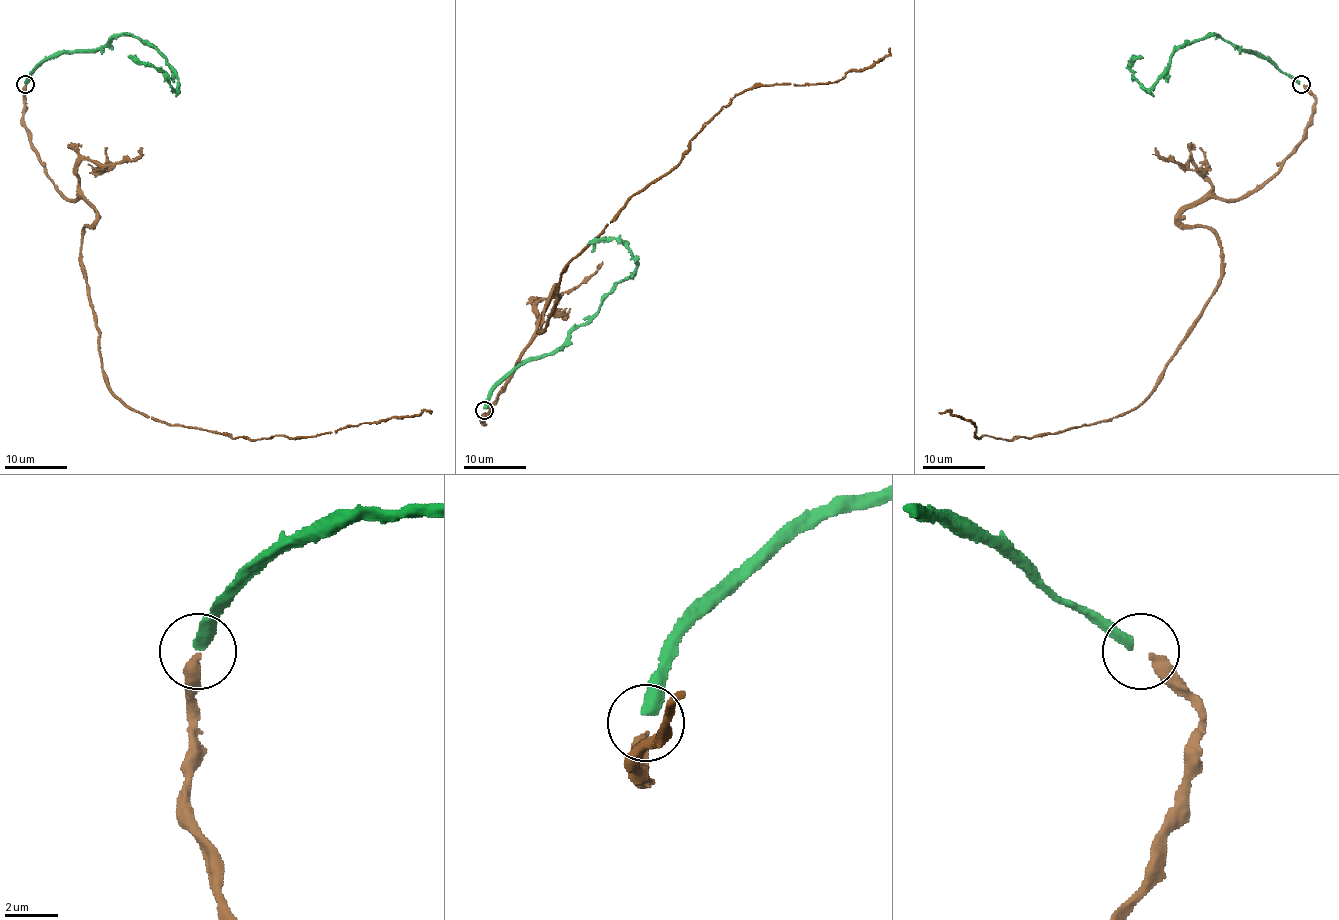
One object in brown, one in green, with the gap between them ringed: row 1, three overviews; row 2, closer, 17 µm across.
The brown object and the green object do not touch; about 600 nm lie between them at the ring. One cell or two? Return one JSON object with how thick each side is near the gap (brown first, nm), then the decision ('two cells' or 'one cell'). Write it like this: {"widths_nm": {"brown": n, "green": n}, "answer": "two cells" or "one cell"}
{"widths_nm": {"brown": 400, "green": 440}, "answer": "one cell"}

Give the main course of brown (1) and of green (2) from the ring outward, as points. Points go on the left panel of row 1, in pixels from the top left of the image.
1: (26, 85), (31, 149), (68, 199), (97, 213), (81, 271), (106, 385), (128, 407), (256, 440), (431, 413)
2: (25, 83), (47, 60), (92, 52), (129, 35), (159, 54), (178, 85), (128, 55)

